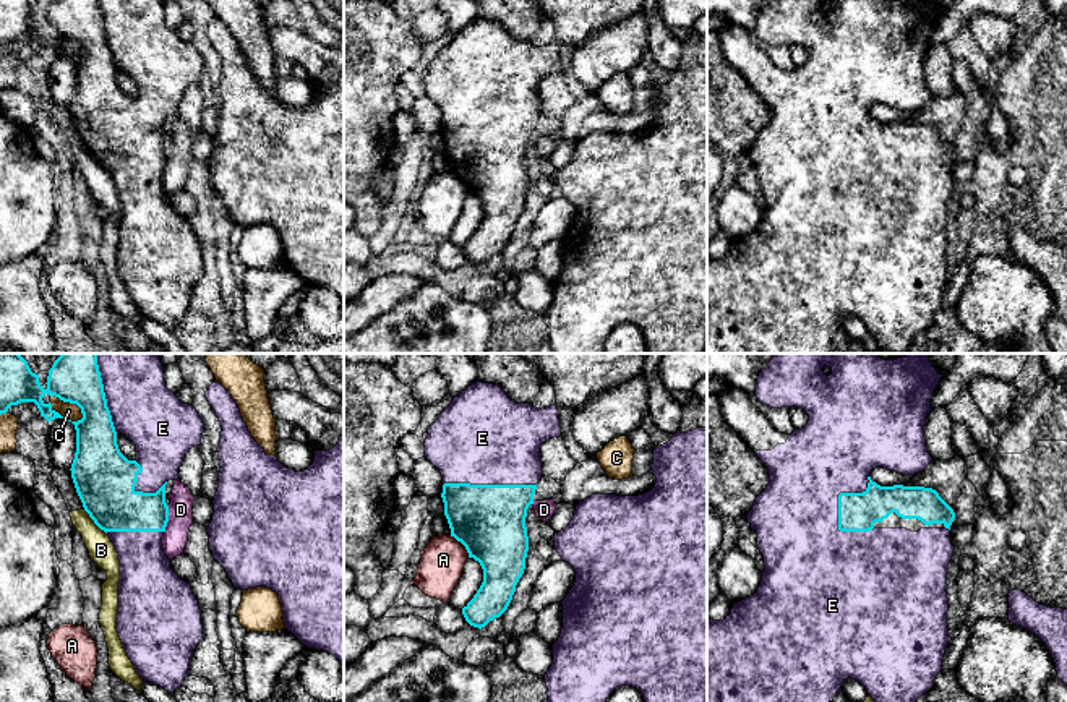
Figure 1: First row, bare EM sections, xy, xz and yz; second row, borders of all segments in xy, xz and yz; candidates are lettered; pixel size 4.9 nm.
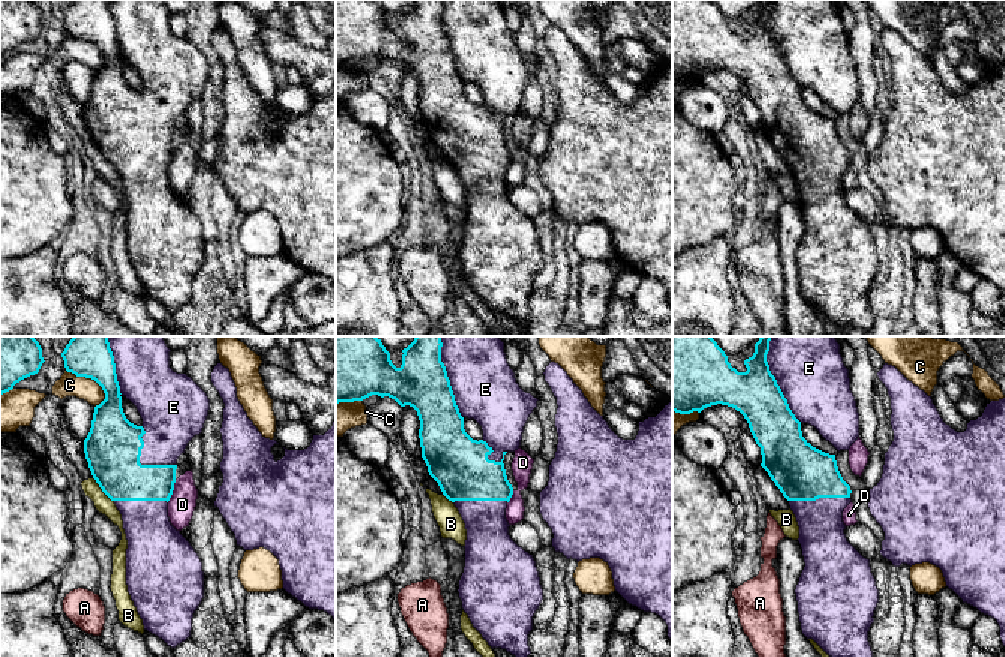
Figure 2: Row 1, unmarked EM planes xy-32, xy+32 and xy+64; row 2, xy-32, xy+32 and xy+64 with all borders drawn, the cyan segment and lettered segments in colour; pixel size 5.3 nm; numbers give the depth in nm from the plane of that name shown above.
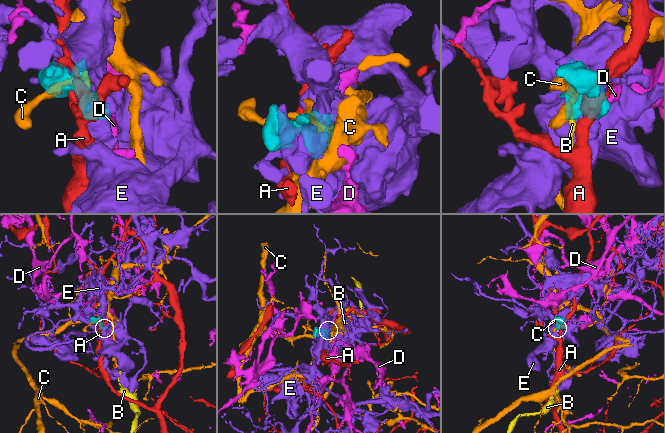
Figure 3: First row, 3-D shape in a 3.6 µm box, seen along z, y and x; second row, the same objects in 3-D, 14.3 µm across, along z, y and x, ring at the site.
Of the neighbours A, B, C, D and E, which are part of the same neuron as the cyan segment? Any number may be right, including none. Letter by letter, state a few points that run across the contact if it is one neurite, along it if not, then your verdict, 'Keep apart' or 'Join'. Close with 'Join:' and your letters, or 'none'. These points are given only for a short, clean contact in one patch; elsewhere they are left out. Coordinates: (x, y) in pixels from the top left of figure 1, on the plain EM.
A: Keep apart
B: Line: xy (83, 146), (106, 171). Keep apart
C: Keep apart
D: Line: xy (169, 143), (169, 158), (164, 169). Keep apart
E: Join
Join: E

